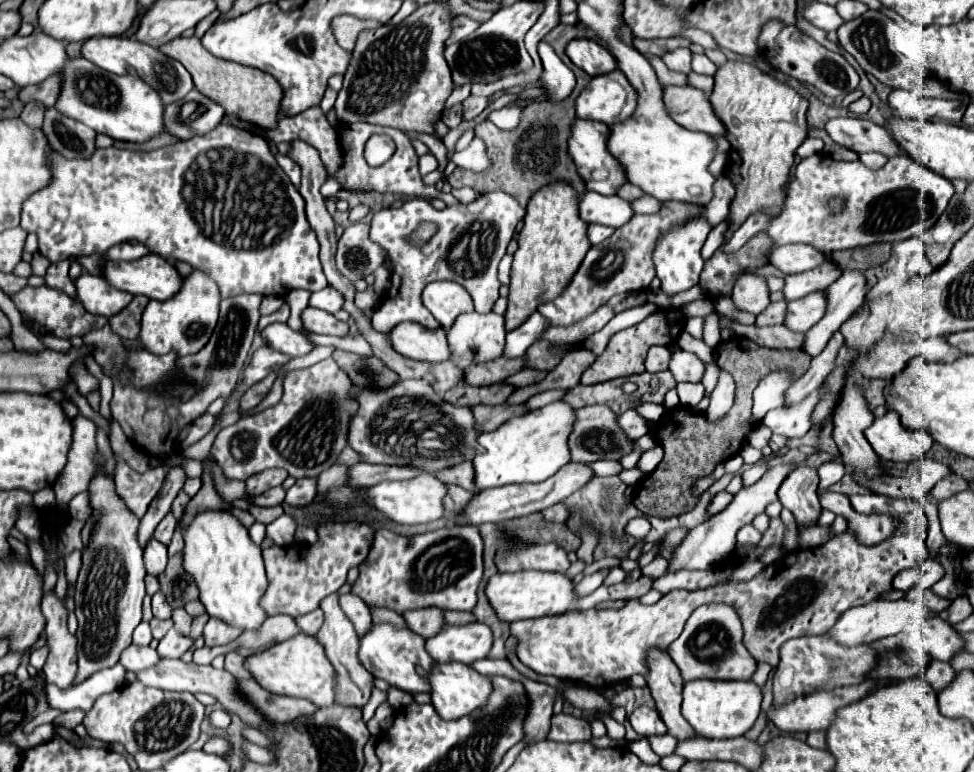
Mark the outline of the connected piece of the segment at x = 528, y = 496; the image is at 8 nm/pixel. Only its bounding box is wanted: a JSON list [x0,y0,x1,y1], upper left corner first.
[458,462,594,526]

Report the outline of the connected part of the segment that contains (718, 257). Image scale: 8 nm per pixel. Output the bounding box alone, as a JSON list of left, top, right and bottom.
[700,232,772,300]

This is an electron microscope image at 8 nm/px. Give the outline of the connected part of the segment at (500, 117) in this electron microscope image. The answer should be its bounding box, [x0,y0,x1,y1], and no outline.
[490,108,520,130]

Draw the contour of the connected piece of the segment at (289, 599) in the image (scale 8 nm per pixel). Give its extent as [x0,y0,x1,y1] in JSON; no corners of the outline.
[262,522,374,616]

